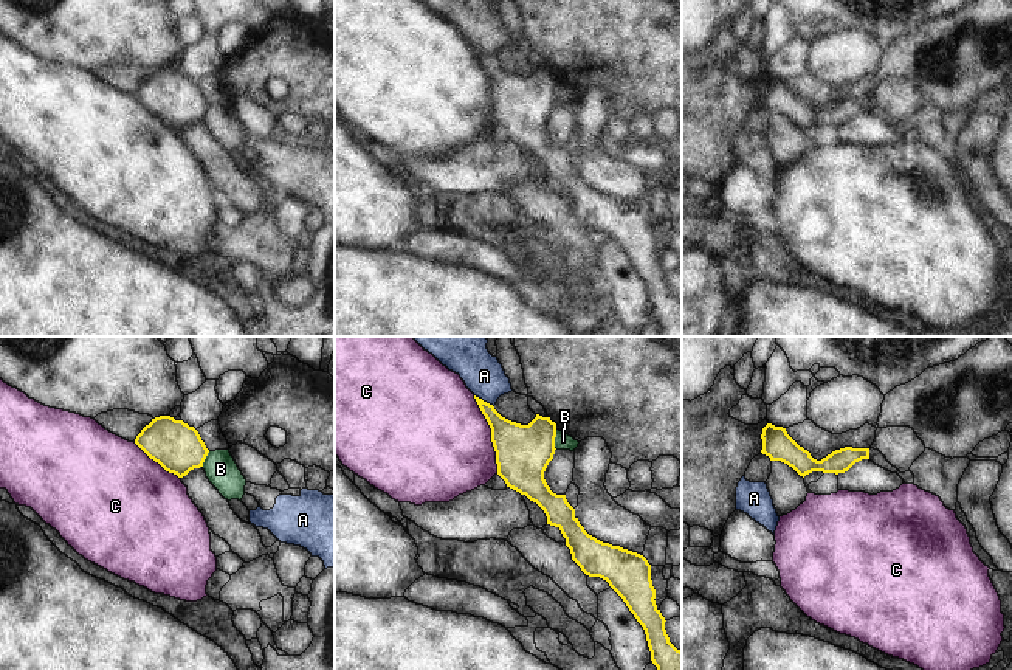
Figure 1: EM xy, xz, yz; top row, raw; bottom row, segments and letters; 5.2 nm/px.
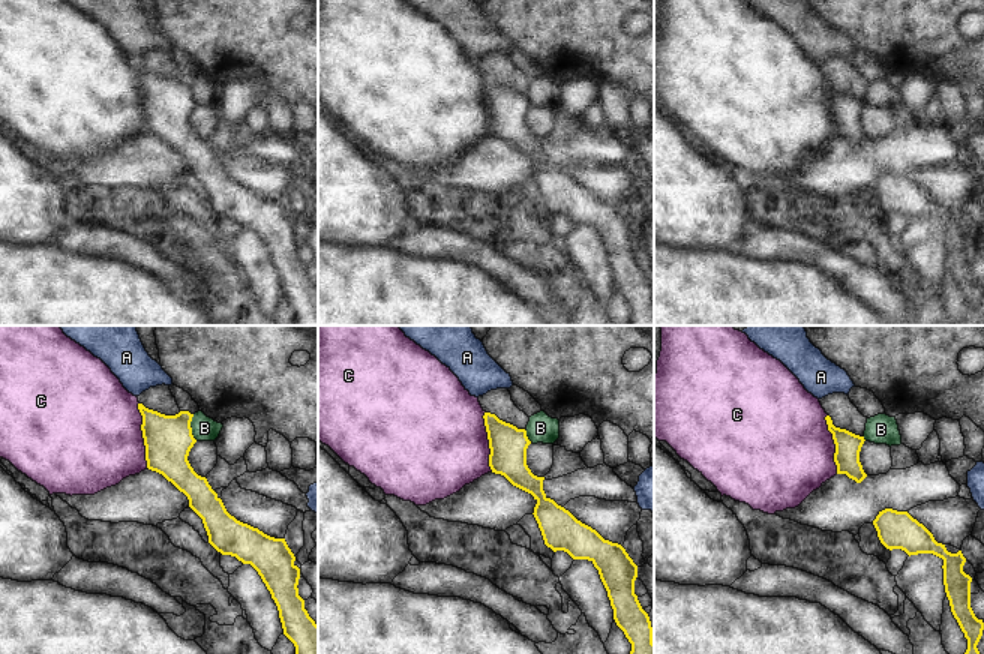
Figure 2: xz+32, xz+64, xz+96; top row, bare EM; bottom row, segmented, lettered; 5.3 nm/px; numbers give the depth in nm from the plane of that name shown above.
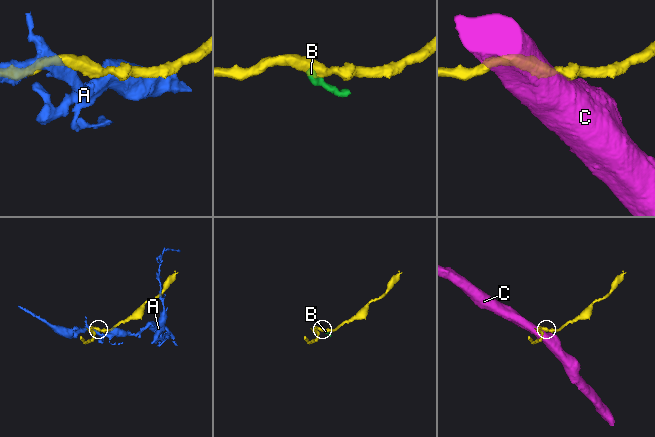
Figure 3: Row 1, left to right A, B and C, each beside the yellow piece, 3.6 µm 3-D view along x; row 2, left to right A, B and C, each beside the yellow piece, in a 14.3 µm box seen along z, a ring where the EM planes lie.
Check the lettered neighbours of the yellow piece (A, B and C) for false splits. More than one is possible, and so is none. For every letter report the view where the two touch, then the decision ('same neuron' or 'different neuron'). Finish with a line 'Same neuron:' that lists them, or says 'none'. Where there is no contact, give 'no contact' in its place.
A: xz | different neuron
B: xz | different neuron
C: xz | different neuron
Same neuron: none

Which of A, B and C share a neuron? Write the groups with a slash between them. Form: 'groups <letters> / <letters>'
groups A / B / C

